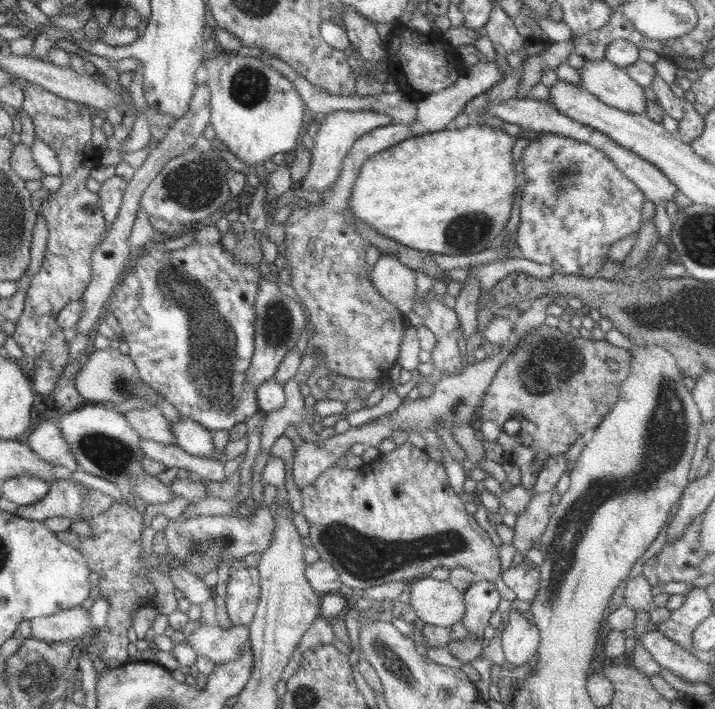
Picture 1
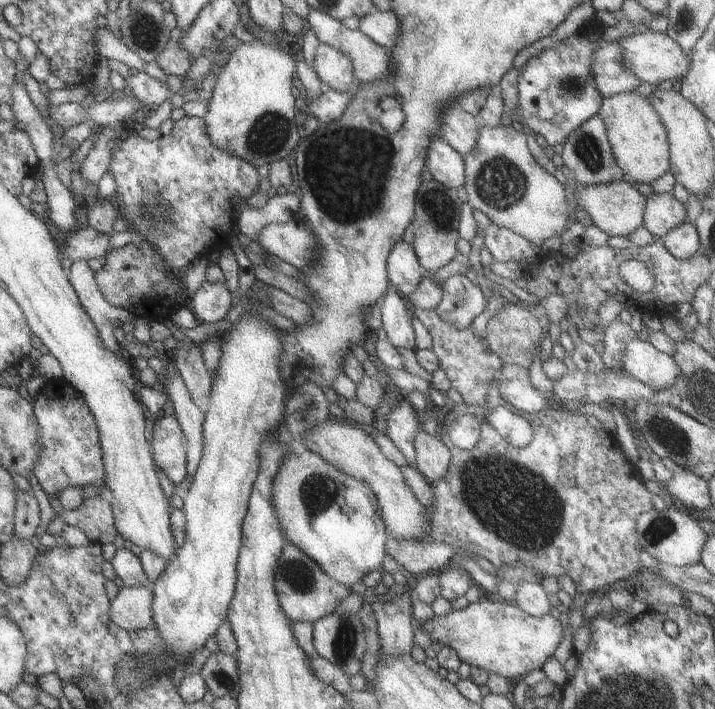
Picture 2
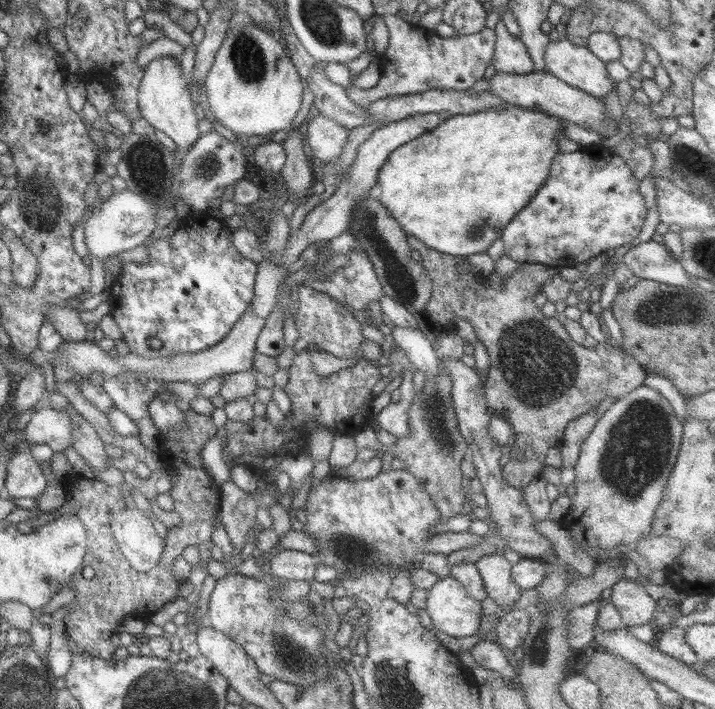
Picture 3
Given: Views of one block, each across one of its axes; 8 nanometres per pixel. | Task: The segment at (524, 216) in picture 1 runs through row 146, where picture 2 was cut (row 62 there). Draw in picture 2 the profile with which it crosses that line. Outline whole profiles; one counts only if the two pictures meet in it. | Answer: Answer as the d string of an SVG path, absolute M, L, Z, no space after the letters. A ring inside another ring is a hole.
M595 17L589 19L585 24L579 26L571 36L555 42L550 48L543 49L538 55L525 60L524 65L519 70L516 80L518 90L518 110L523 118L523 126L529 128L530 134L540 134L547 142L547 150L555 144L562 142L588 118L597 114L602 103L602 96L595 88L592 77L592 54L602 44L600 44L600 32L605 28Z

